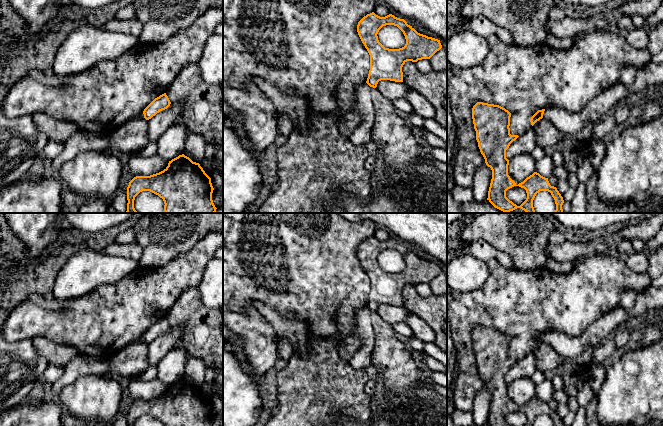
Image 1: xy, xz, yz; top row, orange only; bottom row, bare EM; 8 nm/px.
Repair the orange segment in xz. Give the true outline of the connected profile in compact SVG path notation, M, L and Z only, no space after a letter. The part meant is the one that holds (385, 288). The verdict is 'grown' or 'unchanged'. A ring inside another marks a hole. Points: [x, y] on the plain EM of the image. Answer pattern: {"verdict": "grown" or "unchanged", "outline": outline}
{"verdict": "unchanged", "outline": "M374 236L364 240L357 249L358 259L370 279L370 294L366 307L373 312L381 304L390 304L395 306L403 306L402 291L407 285L417 286L422 283L430 283L437 275L442 272L440 264L428 261L418 257L412 250L408 249L404 243L395 241L389 238L385 241L380 241ZM386 249L397 250L404 258L406 268L399 273L385 272L378 264L379 254Z"}

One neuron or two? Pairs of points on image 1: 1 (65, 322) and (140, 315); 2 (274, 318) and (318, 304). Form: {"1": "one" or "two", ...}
{"1": "one", "2": "two"}

